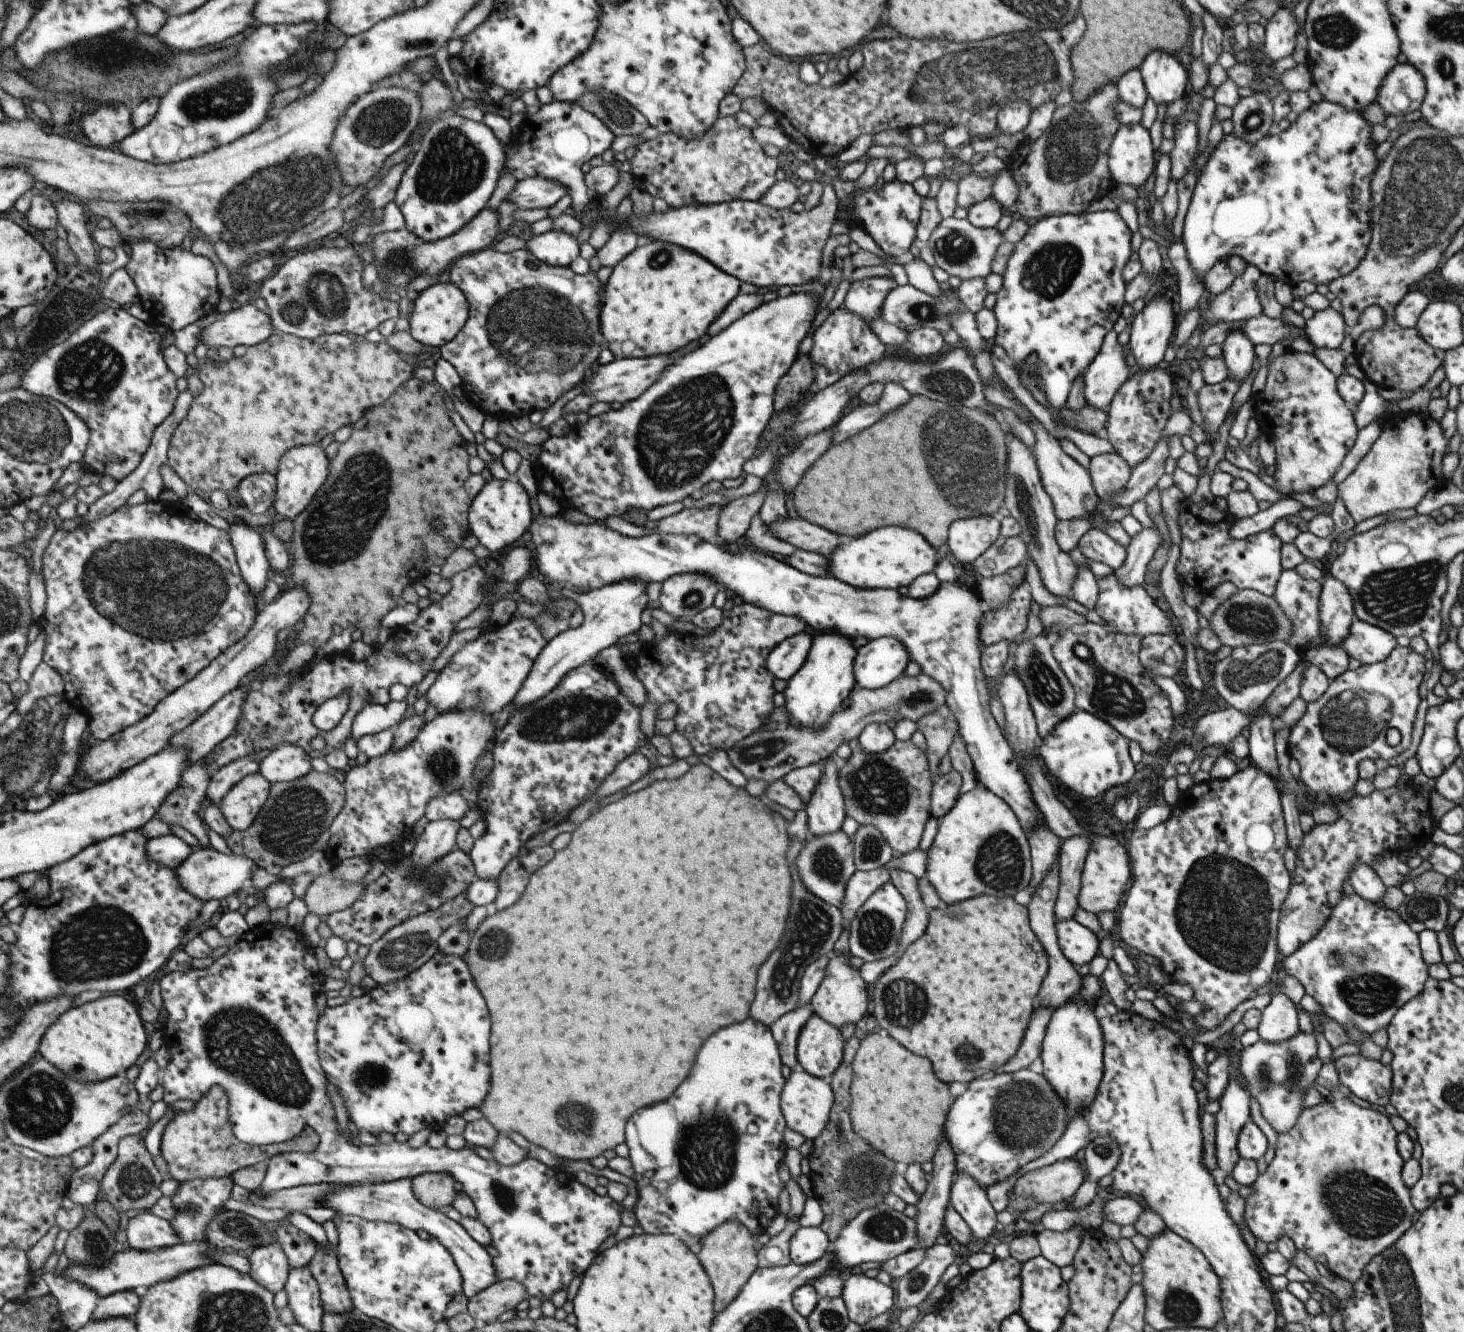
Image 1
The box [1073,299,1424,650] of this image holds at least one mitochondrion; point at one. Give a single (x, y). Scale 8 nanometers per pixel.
(1250, 621)

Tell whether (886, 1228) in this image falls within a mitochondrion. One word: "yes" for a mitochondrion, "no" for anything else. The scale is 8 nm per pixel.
yes

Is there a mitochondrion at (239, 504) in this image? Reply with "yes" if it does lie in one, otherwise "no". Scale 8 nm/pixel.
no

